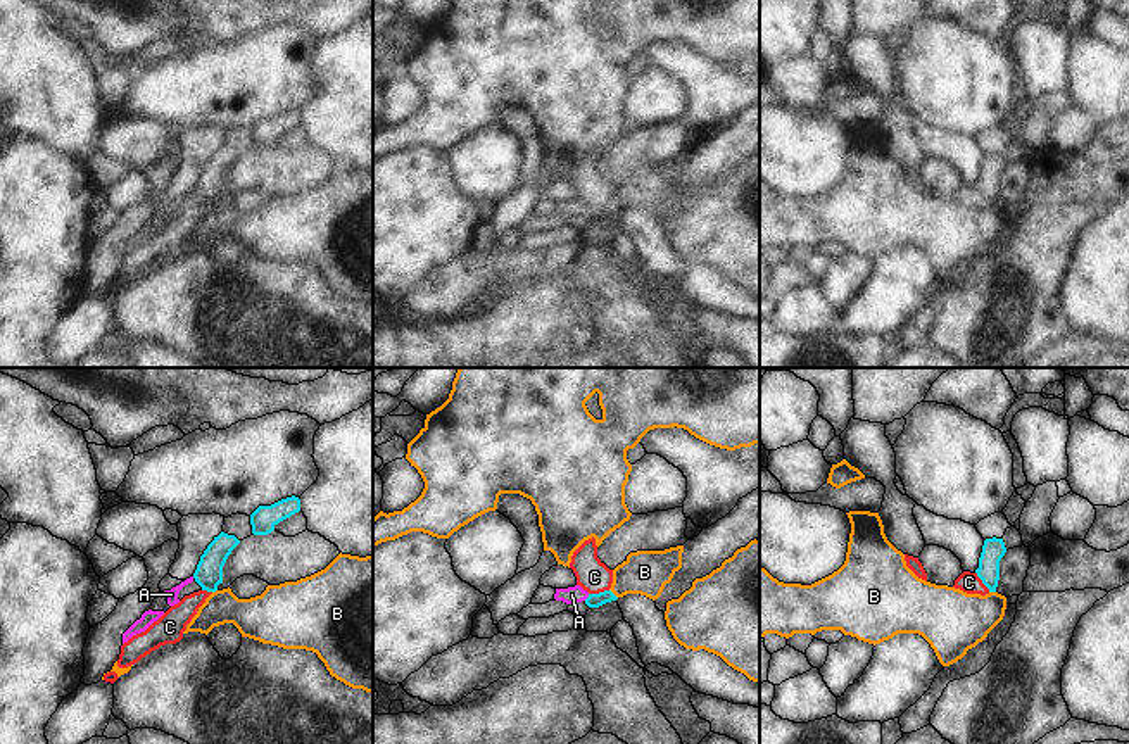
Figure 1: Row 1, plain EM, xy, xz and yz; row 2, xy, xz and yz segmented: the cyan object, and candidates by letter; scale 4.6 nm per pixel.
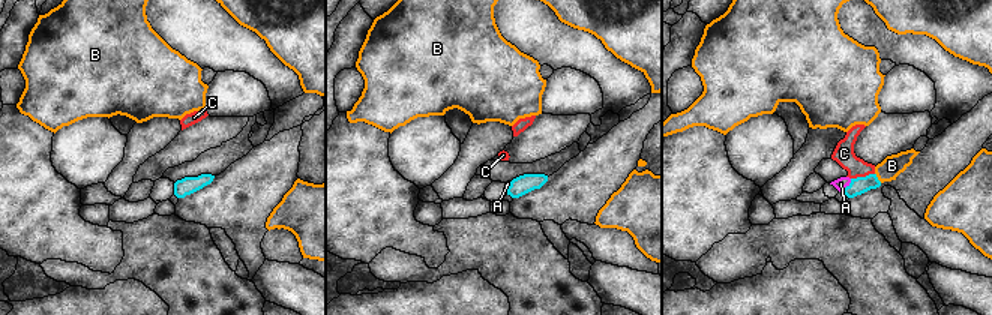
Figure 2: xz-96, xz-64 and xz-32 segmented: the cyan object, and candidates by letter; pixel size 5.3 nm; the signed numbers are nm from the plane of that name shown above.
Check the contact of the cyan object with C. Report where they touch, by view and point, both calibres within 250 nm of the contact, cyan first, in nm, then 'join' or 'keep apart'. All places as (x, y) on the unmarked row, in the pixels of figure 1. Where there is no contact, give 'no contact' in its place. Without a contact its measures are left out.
meets cyan in xz at (598, 208); 60 nm thick on the cyan side, 150 nm on the other; keep apart

